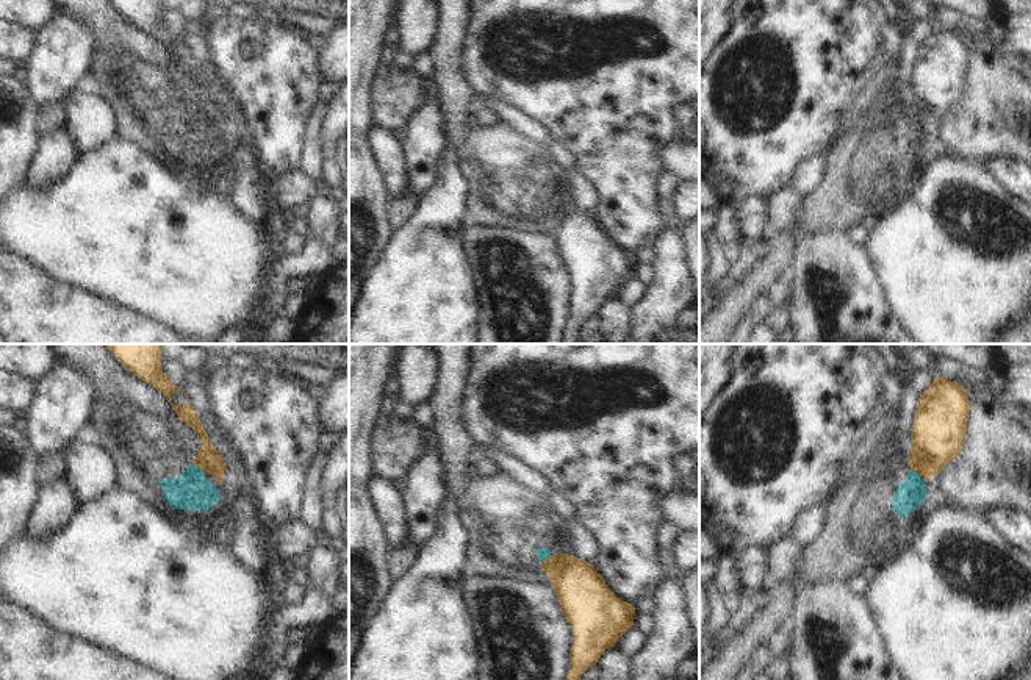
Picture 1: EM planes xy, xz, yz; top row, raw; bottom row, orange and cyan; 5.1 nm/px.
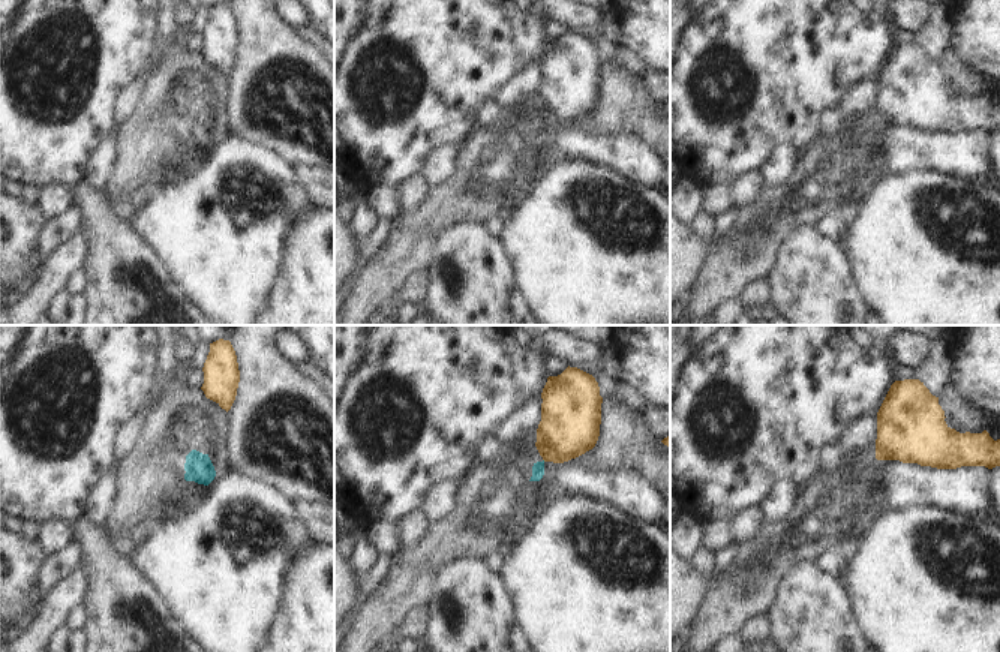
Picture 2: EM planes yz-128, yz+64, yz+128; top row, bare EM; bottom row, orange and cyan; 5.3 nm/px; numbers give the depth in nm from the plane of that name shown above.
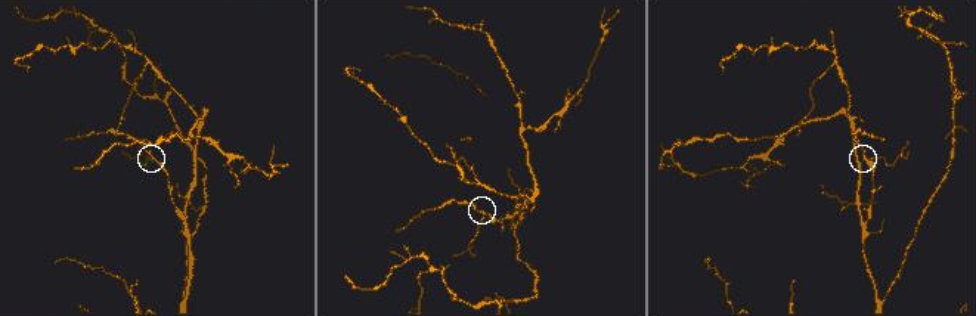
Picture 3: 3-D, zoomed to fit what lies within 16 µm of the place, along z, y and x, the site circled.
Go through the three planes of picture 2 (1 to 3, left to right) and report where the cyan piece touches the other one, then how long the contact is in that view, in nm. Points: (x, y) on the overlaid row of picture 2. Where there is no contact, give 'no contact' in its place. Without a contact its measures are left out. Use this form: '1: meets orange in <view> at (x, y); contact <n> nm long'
1: no contact
2: no contact
3: no contact

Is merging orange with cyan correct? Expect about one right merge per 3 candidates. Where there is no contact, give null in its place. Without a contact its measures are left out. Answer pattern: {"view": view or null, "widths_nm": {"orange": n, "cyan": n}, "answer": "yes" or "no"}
{"view": "yz", "widths_nm": {"orange": 280, "cyan": 150}, "answer": "no"}

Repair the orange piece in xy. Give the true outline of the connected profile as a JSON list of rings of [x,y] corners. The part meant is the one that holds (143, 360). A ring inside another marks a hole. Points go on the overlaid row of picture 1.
[[[105,344],[116,360],[133,375],[152,385],[172,405],[177,416],[189,425],[199,436],[200,449],[192,461],[200,471],[211,474],[219,485],[224,483],[225,463],[219,452],[208,442],[208,436],[199,422],[199,414],[189,405],[174,405],[171,395],[178,389],[161,370],[161,344]]]

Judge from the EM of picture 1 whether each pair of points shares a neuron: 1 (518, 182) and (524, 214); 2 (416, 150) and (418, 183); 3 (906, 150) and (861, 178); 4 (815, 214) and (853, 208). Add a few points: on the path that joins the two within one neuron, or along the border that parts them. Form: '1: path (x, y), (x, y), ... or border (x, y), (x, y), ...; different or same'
1: path (524, 189), (524, 207); same
2: path (416, 158), (413, 168), (418, 175); same
3: path (895, 150), (889, 150), (872, 168); same
4: path (825, 211), (844, 208); same

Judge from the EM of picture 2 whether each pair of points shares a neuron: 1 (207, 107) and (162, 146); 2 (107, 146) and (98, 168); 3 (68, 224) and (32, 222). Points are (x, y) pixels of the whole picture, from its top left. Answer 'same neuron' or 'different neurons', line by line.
1: same neuron
2: same neuron
3: different neurons

